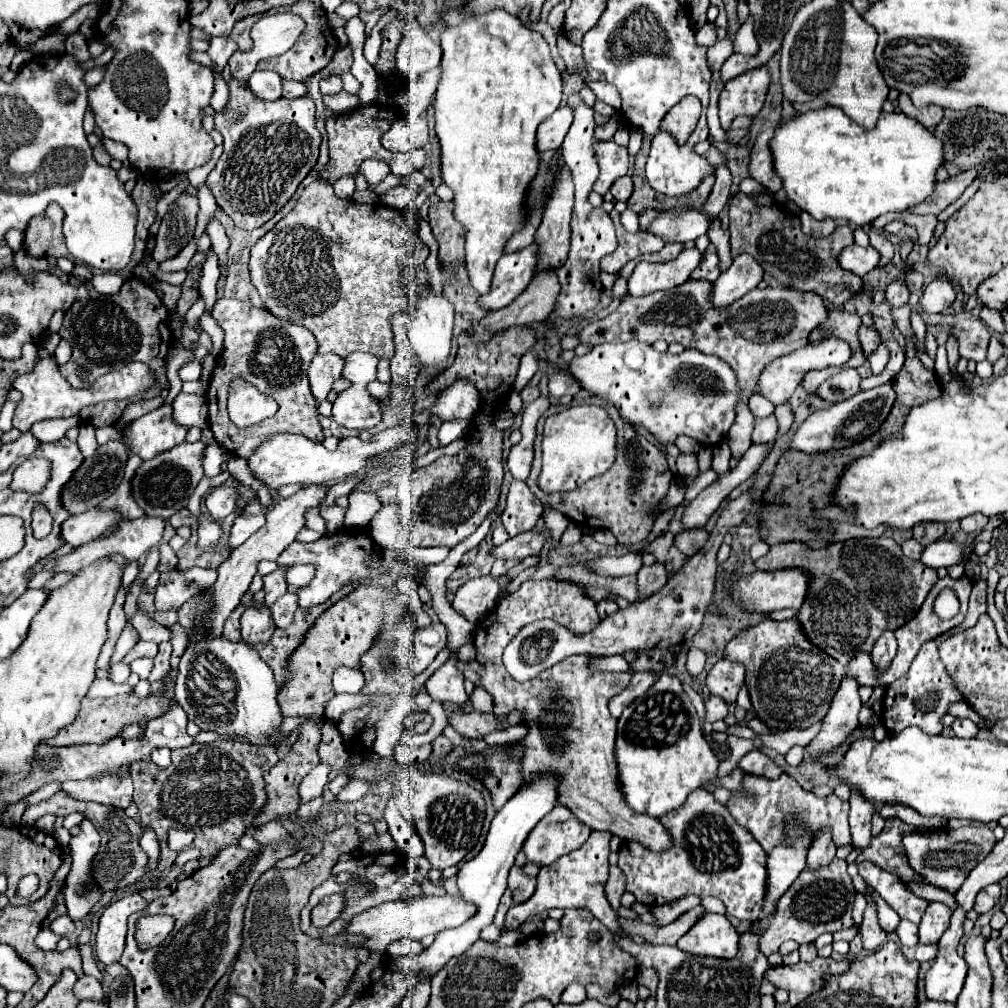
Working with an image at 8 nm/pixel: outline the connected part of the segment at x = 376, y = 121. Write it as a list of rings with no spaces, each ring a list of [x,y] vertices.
[[[372,103],[372,105],[358,105],[356,109],[348,111],[348,113],[340,113],[340,115],[332,115],[326,119],[326,131],[328,131],[328,147],[330,147],[330,161],[328,165],[324,165],[318,171],[318,179],[328,181],[330,185],[336,183],[342,177],[350,177],[356,175],[358,165],[366,159],[366,157],[374,157],[374,159],[382,159],[390,165],[392,175],[396,177],[406,177],[416,169],[422,169],[422,165],[426,165],[426,151],[418,149],[416,153],[390,153],[380,145],[380,137],[390,129],[390,125],[398,119],[398,109],[394,109],[392,105],[386,103]]]

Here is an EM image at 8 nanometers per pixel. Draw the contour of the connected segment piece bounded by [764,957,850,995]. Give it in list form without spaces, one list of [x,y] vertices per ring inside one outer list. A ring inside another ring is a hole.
[[[816,957],[812,963],[796,963],[796,965],[776,965],[770,967],[764,973],[764,979],[768,979],[772,985],[786,989],[786,991],[796,991],[796,993],[814,993],[824,985],[824,975],[836,975],[844,973],[848,969],[848,961],[834,961]]]

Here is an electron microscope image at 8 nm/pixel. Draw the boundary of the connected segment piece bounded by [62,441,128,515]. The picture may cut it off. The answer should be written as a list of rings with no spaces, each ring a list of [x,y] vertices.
[[[110,441],[110,443],[102,445],[102,447],[98,447],[94,457],[84,459],[80,469],[72,477],[72,481],[68,481],[68,485],[64,487],[64,493],[62,493],[64,507],[72,515],[78,515],[78,513],[84,513],[84,509],[98,507],[104,499],[108,499],[114,493],[114,489],[120,485],[122,477],[124,477],[126,457],[128,457],[128,449],[126,449],[126,445],[122,441]]]

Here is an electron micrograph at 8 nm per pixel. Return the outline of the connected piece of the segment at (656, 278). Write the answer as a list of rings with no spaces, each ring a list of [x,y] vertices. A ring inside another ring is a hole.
[[[696,247],[684,249],[676,259],[666,263],[638,263],[628,279],[628,293],[644,297],[654,291],[674,289],[690,279],[690,273],[698,267],[698,263],[700,253]]]

